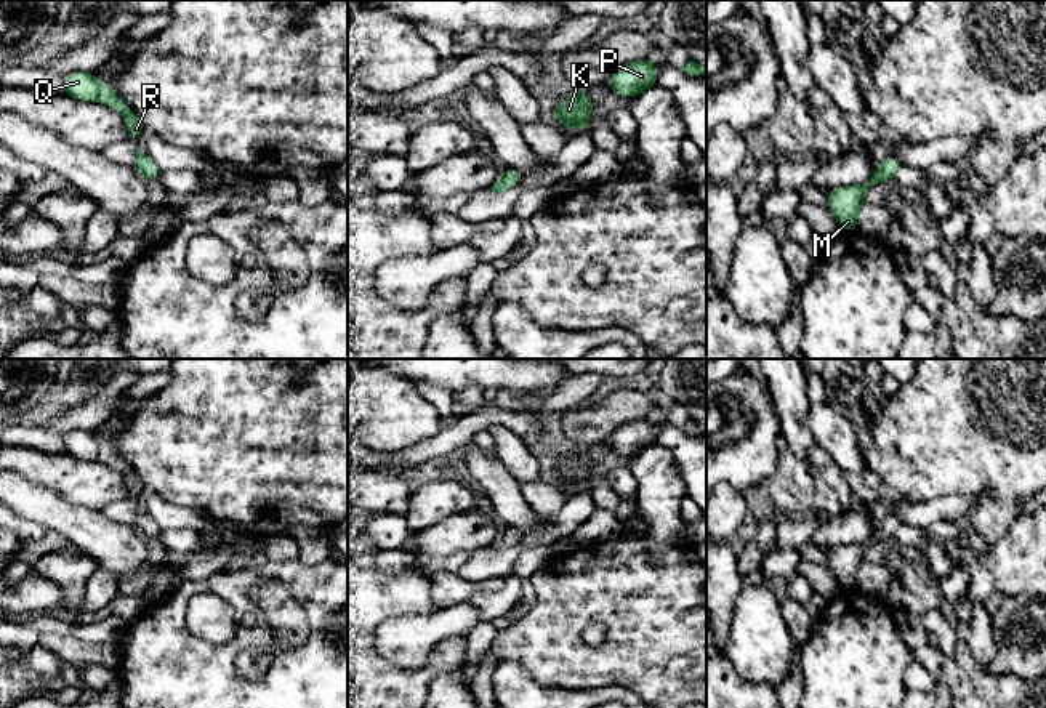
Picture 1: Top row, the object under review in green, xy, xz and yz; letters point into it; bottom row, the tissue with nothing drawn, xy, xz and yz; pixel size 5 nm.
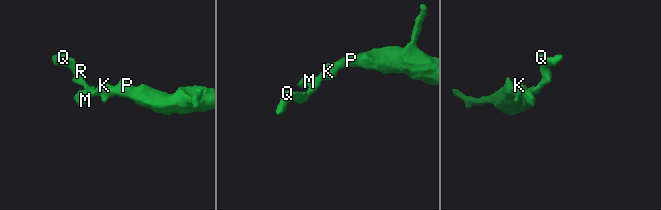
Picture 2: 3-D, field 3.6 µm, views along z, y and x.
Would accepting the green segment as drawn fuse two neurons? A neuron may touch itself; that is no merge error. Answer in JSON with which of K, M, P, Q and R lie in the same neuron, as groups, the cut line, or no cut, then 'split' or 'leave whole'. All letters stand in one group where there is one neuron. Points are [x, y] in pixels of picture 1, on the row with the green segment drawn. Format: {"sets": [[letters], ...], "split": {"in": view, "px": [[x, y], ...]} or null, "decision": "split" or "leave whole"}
{"sets": [["K", "M", "P", "Q", "R"]], "split": null, "decision": "leave whole"}

